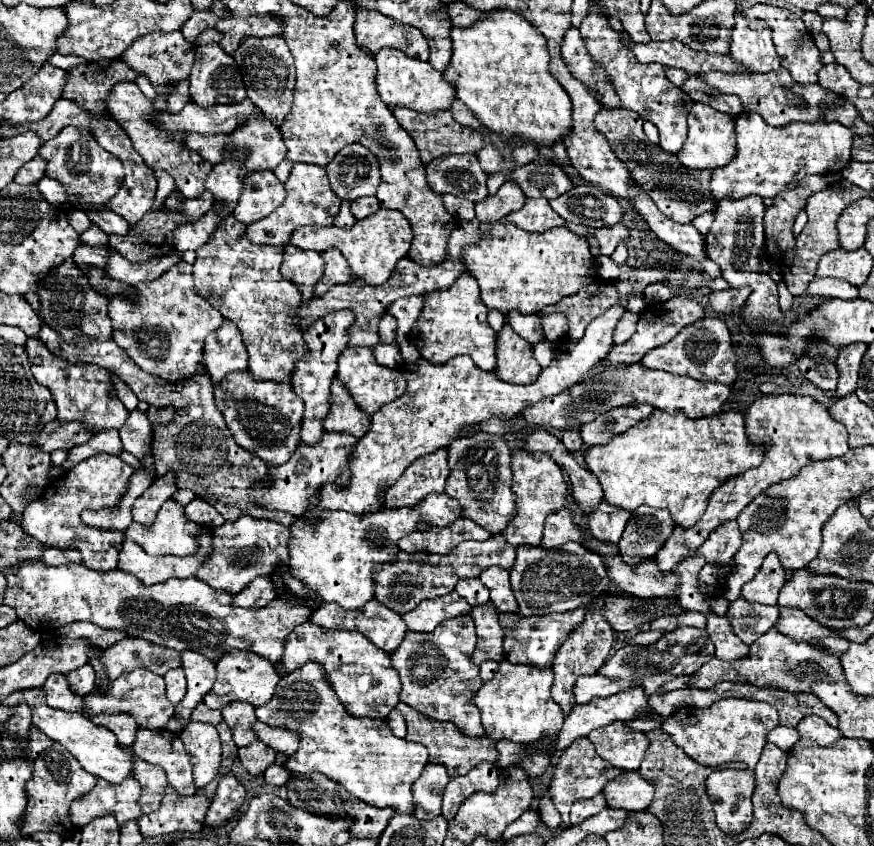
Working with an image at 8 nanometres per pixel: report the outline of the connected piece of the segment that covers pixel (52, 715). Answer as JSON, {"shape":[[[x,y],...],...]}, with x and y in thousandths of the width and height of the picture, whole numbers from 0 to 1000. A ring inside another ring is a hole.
{"shape":[[[38,813],[38,816],[26,816],[26,818],[17,818],[13,820],[3,832],[8,835],[17,835],[22,830],[31,830],[38,839],[38,856],[49,863],[56,872],[61,872],[63,877],[68,877],[72,884],[77,884],[95,905],[95,910],[109,915],[111,920],[118,920],[122,924],[141,924],[143,920],[152,917],[150,915],[150,905],[152,905],[152,891],[150,887],[141,887],[141,882],[136,882],[136,877],[132,877],[132,868],[127,868],[127,863],[118,861],[118,858],[109,858],[100,846],[86,842],[72,842],[72,839],[63,839],[58,835],[51,832],[51,818],[49,813]]]}

